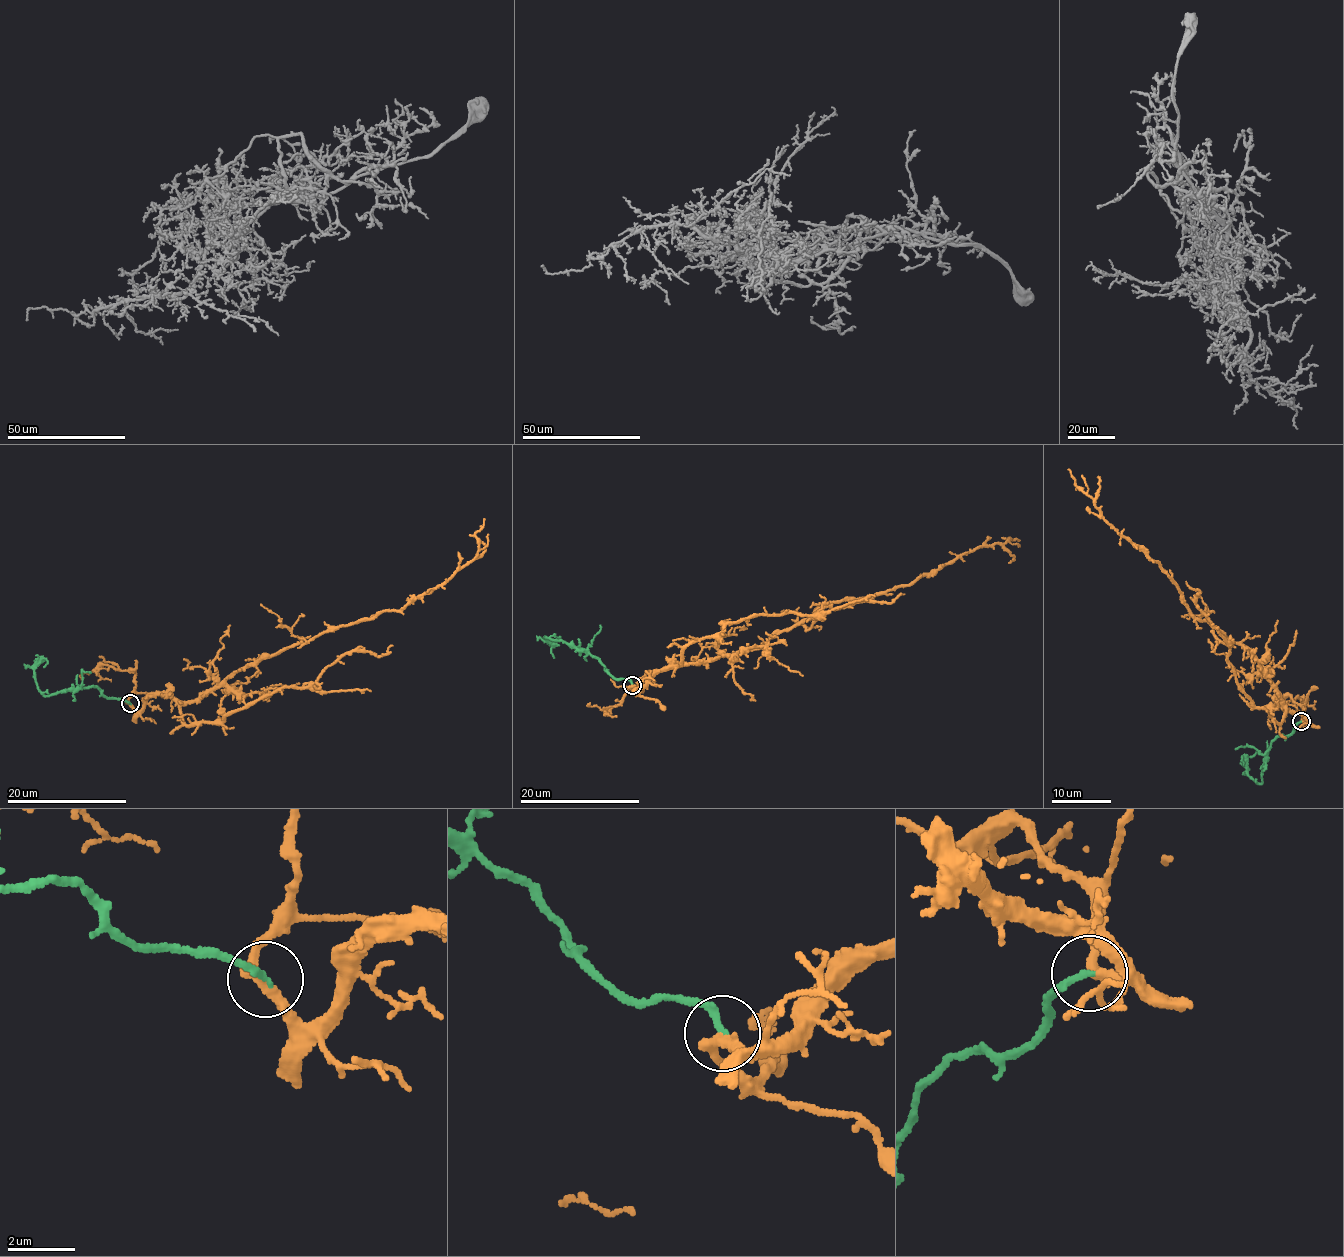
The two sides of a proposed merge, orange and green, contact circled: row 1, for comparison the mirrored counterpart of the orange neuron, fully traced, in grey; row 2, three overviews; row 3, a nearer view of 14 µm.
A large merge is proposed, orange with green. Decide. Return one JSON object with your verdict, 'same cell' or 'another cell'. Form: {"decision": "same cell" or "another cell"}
{"decision": "same cell"}

